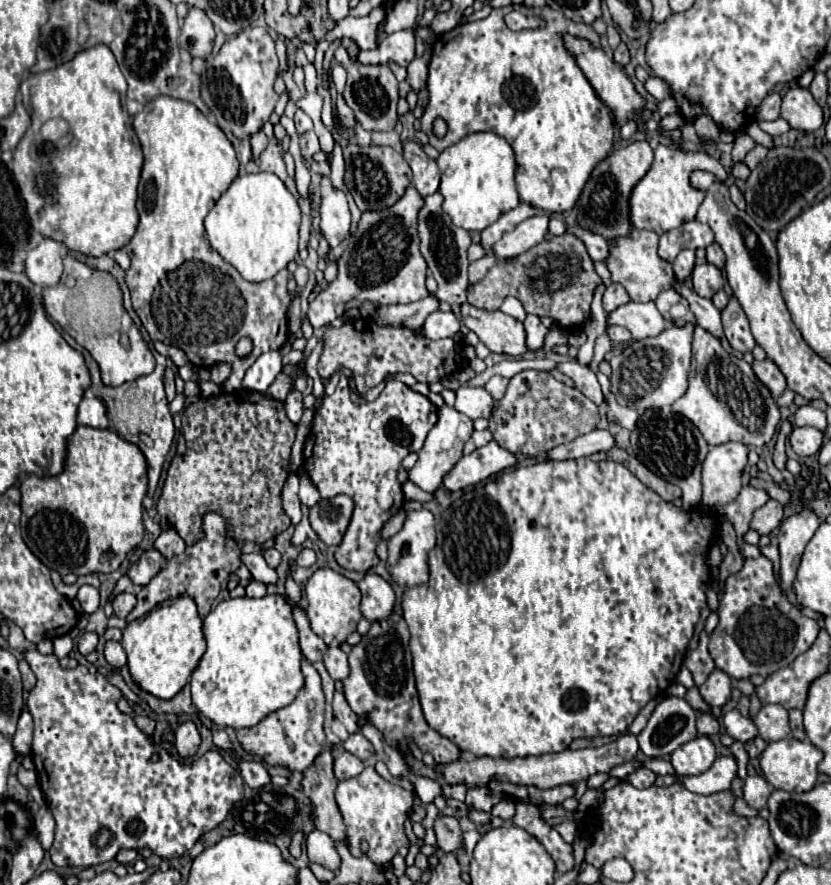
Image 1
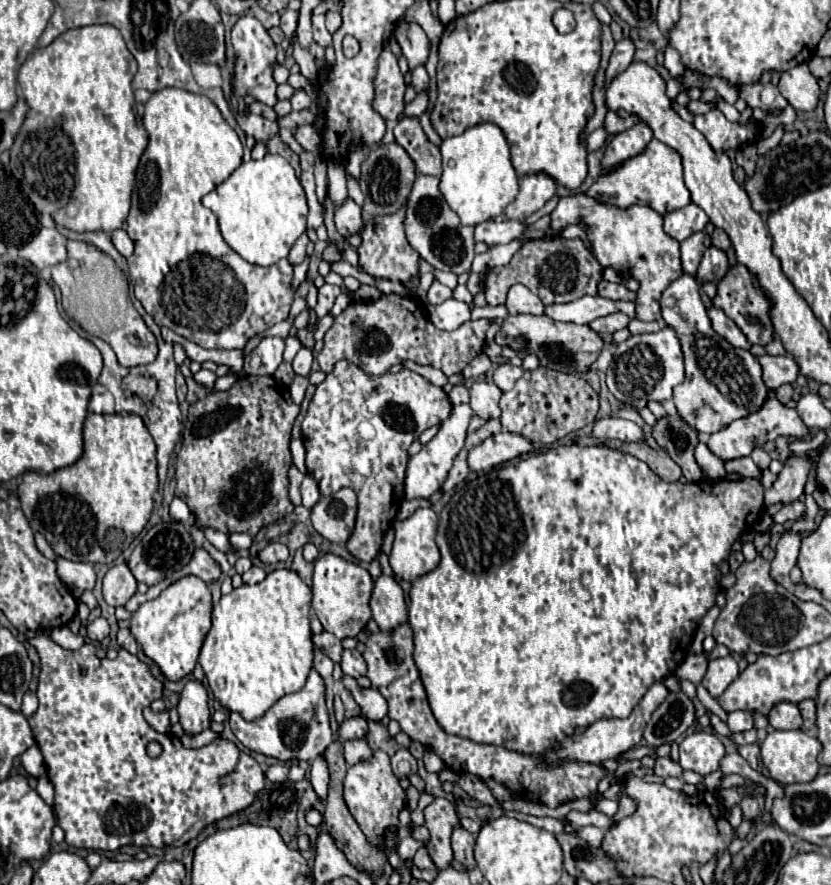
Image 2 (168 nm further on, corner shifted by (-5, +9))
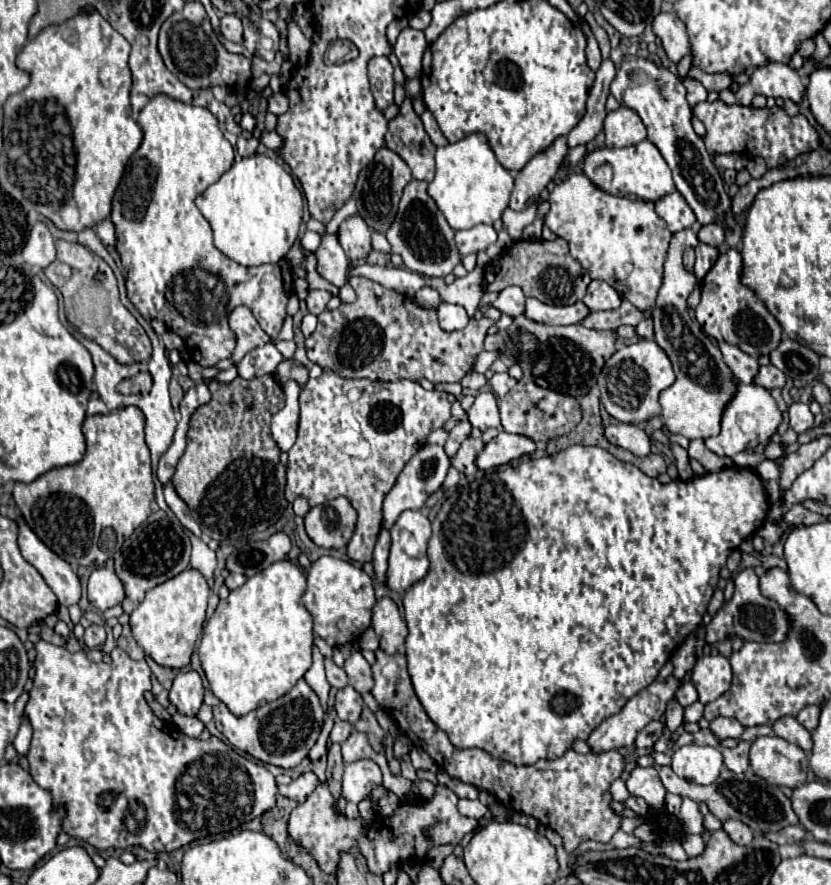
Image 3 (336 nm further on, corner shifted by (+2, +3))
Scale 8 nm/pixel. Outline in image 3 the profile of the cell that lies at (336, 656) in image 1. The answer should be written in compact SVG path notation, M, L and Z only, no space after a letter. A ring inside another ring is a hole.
M353 652L353 654L345 660L343 670L347 672L349 684L351 684L359 694L365 694L365 692L371 690L371 686L373 686L371 666L367 664L367 660L365 660L359 652Z

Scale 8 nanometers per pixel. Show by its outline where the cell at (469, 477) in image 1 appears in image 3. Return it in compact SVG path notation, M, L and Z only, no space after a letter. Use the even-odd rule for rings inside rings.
M499 432L477 454L475 466L479 470L489 470L489 468L507 464L507 462L511 462L515 458L521 458L525 454L531 454L531 452L535 452L535 444L529 438L517 436L517 434L509 434L509 432Z

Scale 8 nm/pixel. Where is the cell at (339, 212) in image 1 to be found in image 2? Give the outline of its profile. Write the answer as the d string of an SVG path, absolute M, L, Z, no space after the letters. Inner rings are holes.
M348 198L340 208L336 208L336 228L344 238L358 234L364 228L362 208L352 198Z

